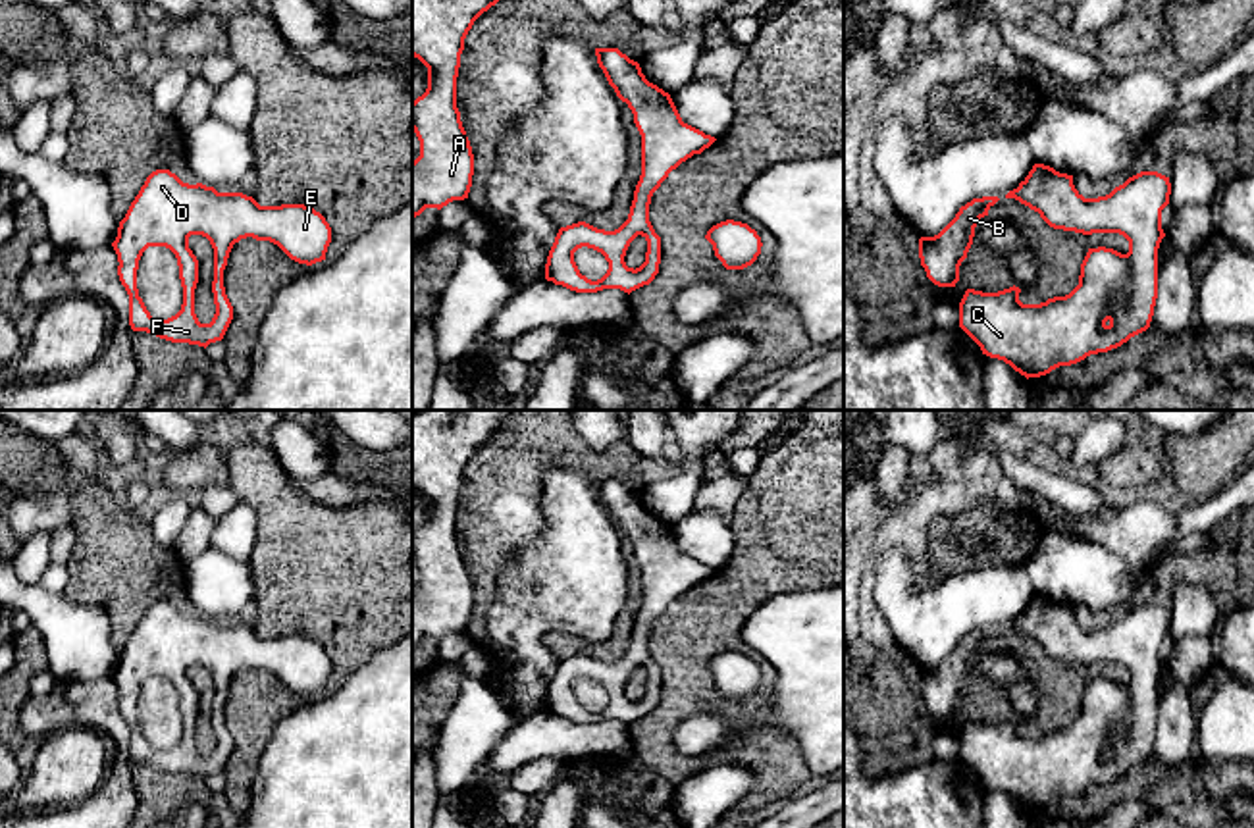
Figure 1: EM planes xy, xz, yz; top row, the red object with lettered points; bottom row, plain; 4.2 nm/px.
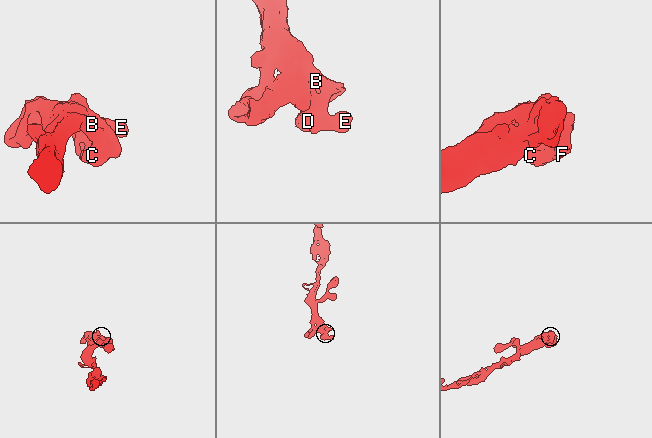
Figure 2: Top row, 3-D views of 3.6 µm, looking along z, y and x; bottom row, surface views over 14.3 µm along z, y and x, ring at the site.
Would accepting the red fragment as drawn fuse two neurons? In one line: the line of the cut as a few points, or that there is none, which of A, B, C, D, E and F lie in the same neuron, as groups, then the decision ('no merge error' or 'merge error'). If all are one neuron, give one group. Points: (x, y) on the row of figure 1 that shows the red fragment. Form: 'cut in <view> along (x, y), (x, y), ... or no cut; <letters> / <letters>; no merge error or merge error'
no cut; A B C D E F; no merge error

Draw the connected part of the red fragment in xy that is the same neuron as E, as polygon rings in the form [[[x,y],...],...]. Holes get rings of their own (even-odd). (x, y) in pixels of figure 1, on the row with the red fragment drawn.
[[[170,169],[152,171],[119,221],[112,243],[119,262],[119,281],[129,295],[131,329],[204,349],[222,341],[233,320],[223,270],[233,245],[247,237],[270,241],[291,260],[312,266],[326,260],[331,227],[320,212],[304,204],[260,206],[243,193],[218,193],[202,183],[189,185]],[[191,235],[206,237],[214,248],[216,314],[210,323],[200,323],[195,314],[198,260],[189,248]],[[148,246],[166,246],[177,258],[183,304],[168,320],[152,318],[139,297],[137,270]]]

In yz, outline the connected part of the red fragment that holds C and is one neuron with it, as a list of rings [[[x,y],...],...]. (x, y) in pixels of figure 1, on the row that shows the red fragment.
[[[1034,164],[1006,198],[1015,198],[1038,212],[1054,229],[1083,235],[1119,233],[1129,241],[1129,252],[1121,254],[1106,246],[1088,248],[1081,264],[1079,285],[1069,295],[1040,304],[1023,304],[1021,289],[1015,285],[998,293],[967,289],[959,302],[959,327],[980,347],[982,354],[1004,360],[1027,379],[1117,349],[1146,331],[1158,298],[1158,248],[1165,237],[1162,210],[1169,204],[1169,194],[1169,177],[1140,171],[1106,196],[1084,198],[1075,189],[1073,175]]]

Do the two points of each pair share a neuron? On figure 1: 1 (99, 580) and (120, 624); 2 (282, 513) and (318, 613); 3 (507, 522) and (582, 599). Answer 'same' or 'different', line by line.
1: same
2: same
3: different

